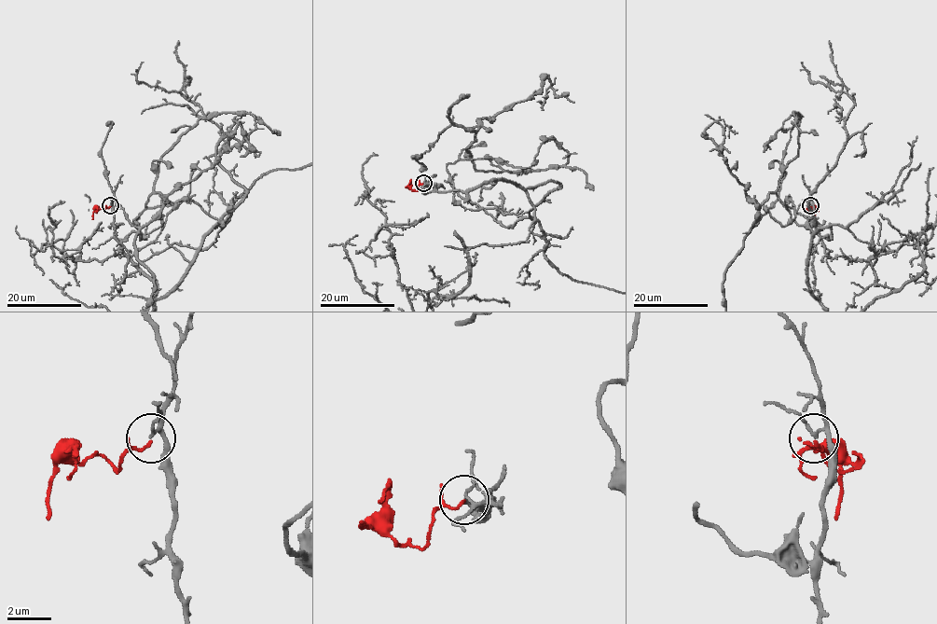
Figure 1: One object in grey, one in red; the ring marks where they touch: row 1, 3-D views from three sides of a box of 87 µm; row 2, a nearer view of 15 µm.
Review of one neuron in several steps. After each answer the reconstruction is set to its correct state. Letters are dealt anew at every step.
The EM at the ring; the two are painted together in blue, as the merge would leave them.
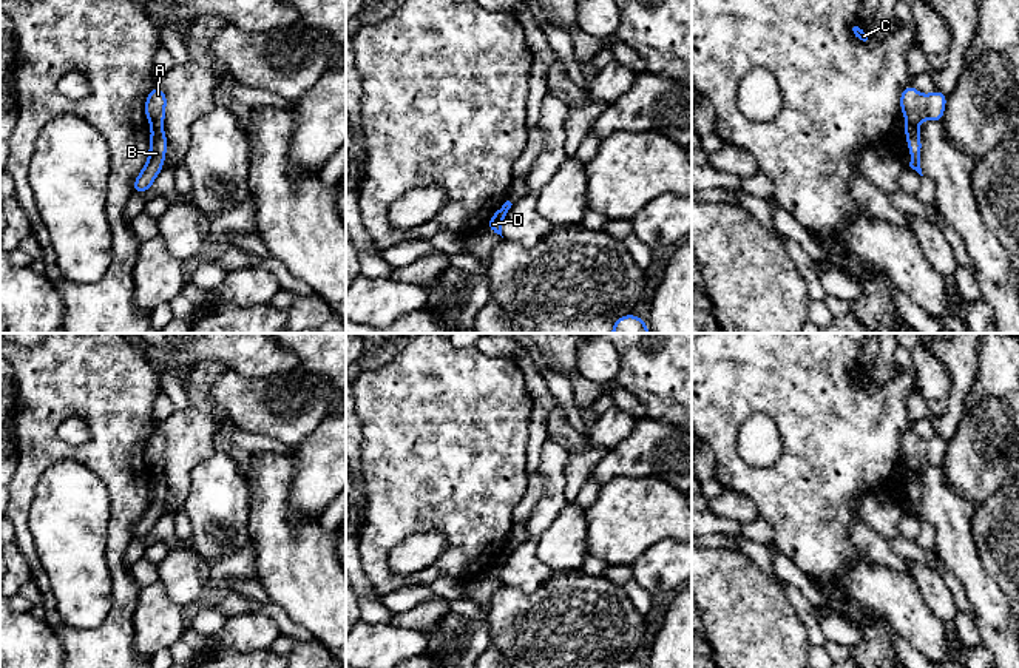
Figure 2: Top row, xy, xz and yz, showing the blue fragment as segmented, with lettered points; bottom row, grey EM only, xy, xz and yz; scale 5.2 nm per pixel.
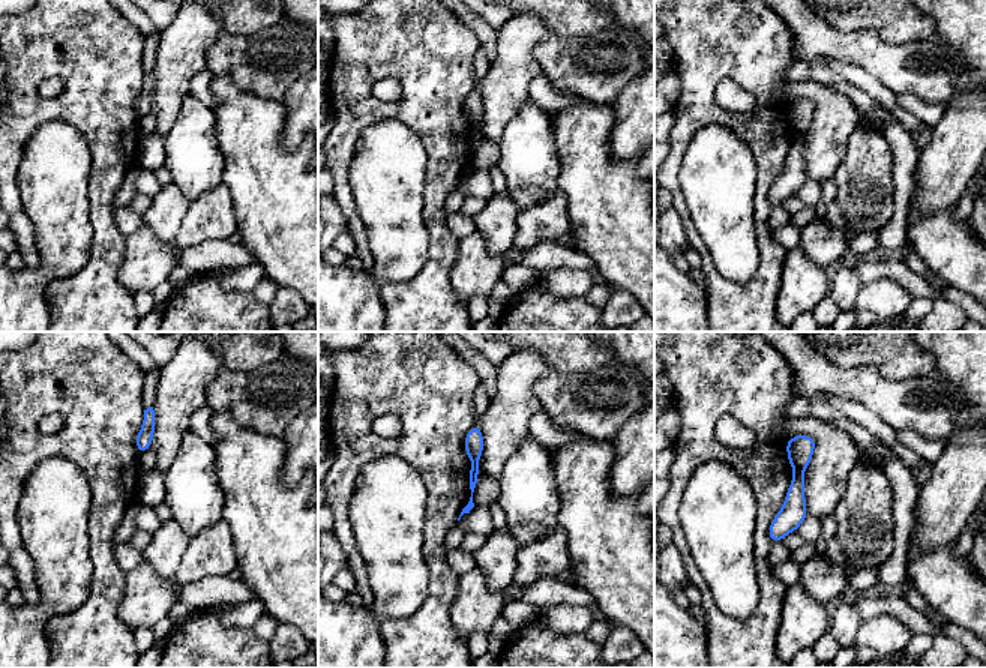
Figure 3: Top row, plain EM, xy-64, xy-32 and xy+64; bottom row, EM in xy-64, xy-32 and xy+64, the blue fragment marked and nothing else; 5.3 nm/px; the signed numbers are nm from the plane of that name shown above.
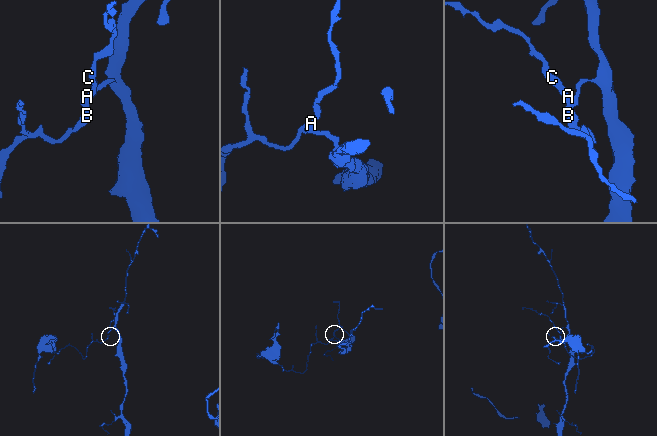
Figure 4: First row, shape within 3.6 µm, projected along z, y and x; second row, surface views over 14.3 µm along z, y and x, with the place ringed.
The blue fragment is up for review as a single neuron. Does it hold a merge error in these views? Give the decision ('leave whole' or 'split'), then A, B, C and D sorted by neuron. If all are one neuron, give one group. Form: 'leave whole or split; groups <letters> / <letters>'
split; groups A C D / B

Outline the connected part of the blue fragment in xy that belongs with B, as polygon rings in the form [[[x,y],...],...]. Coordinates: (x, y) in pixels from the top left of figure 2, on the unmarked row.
[[[164,474],[151,477],[148,504],[133,529],[133,538],[145,538],[164,514],[167,500],[167,481]]]

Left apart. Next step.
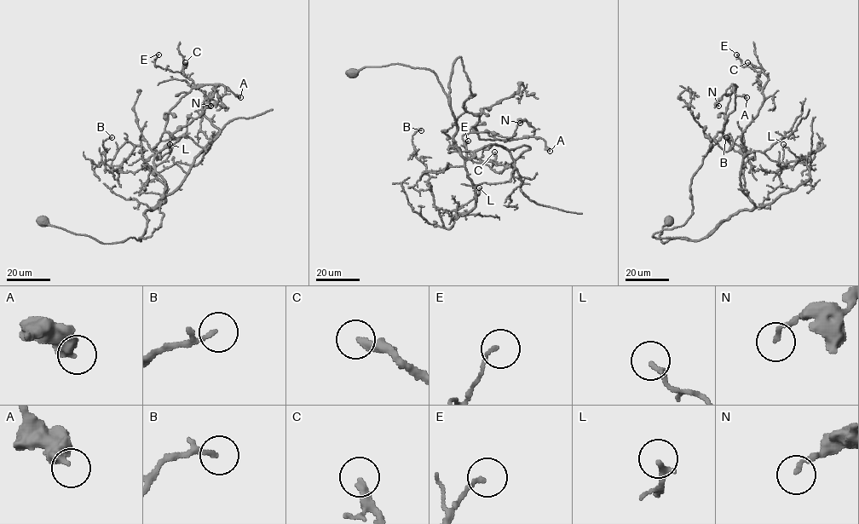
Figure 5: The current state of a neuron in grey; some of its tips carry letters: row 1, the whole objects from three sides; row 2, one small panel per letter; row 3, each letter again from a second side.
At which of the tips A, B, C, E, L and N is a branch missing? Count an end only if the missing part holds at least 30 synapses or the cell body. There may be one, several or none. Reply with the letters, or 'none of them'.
none of them

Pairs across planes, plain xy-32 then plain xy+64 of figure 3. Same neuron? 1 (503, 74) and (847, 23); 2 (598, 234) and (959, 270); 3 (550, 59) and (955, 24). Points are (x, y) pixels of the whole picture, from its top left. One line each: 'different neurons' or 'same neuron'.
1: different neurons
2: same neuron
3: different neurons

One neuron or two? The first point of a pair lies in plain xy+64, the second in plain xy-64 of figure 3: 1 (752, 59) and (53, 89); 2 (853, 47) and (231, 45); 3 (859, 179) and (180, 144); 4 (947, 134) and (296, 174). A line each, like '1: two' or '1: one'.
1: two
2: one
3: one
4: two

